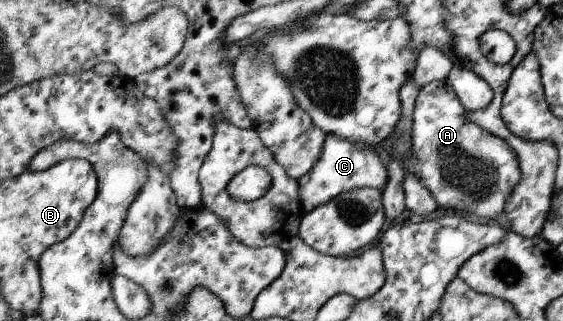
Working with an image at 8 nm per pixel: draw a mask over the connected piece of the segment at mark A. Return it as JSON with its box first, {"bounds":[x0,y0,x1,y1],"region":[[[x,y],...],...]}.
{"bounds":[408,79,522,222],"region":[[[446,79],[420,88],[413,122],[408,172],[420,178],[444,212],[465,210],[495,222],[522,179],[518,155],[510,144],[467,118],[461,98]]]}

